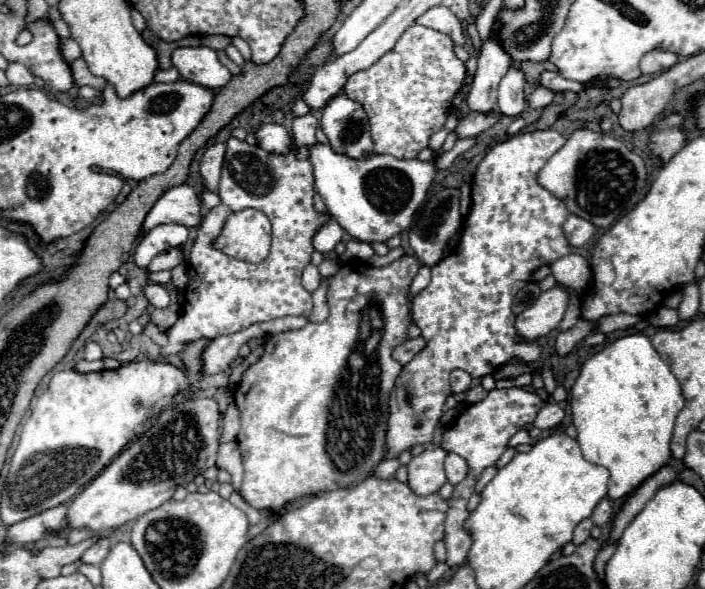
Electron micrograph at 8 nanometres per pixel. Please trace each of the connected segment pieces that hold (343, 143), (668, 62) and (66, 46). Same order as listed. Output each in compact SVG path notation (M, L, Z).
M346 94L334 96L322 108L322 130L336 152L352 158L368 158L374 154L370 124L362 104L350 100Z
M648 52L642 60L640 60L640 70L642 72L652 72L652 74L660 74L668 68L672 68L678 62L678 56L672 56L672 52Z
M62 38L60 40L60 54L62 54L66 64L72 64L76 58L82 56L82 50L80 50L80 46L72 38Z

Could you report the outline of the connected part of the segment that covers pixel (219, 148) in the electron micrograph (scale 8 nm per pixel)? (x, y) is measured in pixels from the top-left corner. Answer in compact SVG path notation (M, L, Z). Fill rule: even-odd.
M216 142L216 144L212 144L210 148L206 148L206 152L204 152L202 160L200 160L200 172L202 172L204 184L206 184L206 188L210 188L212 192L216 192L216 188L218 188L224 152L226 152L226 144L224 144L224 142Z

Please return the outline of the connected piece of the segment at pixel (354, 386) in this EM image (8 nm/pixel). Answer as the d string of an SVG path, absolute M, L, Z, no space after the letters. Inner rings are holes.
M404 254L400 260L396 260L388 266L382 266L382 268L370 266L366 262L344 264L330 278L326 298L328 298L328 306L332 306L332 308L330 308L330 314L324 322L318 322L318 324L308 322L300 330L288 330L288 332L280 332L280 334L266 338L264 352L262 352L260 360L244 370L242 380L234 392L234 402L240 410L240 432L238 432L236 442L238 442L238 448L242 454L242 462L244 462L244 480L242 480L240 494L250 506L254 506L258 510L268 508L268 510L282 514L282 512L286 512L284 510L286 504L296 500L296 498L304 498L304 496L310 496L310 494L316 494L322 490L352 488L352 486L360 484L382 462L382 458L384 458L384 432L386 432L386 422L388 422L388 396L390 396L390 390L394 388L394 380L402 368L400 362L392 360L392 350L408 338L406 330L410 326L410 300L406 294L408 294L412 278L418 274L418 268L420 268L420 262L408 254Z

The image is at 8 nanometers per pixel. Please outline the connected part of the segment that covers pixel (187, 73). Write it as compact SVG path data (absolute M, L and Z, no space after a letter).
M206 46L174 50L172 64L178 68L184 80L200 84L208 90L218 90L232 78L228 68L220 64L216 52Z

